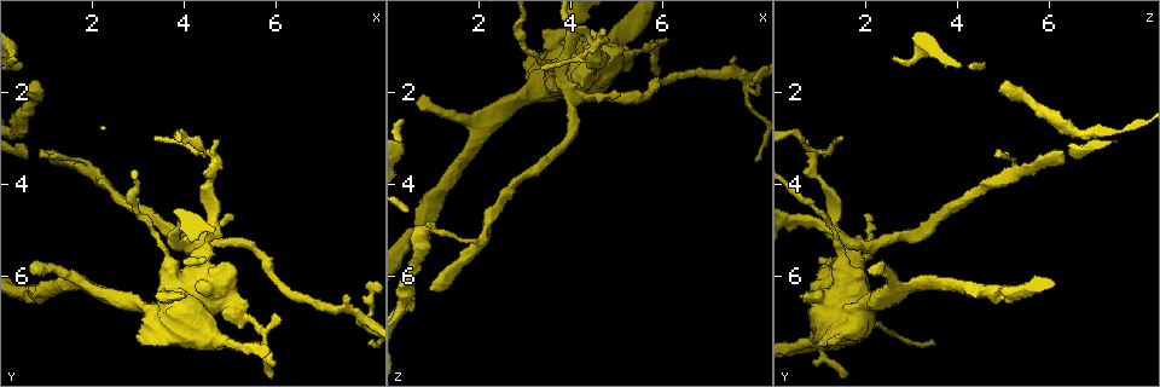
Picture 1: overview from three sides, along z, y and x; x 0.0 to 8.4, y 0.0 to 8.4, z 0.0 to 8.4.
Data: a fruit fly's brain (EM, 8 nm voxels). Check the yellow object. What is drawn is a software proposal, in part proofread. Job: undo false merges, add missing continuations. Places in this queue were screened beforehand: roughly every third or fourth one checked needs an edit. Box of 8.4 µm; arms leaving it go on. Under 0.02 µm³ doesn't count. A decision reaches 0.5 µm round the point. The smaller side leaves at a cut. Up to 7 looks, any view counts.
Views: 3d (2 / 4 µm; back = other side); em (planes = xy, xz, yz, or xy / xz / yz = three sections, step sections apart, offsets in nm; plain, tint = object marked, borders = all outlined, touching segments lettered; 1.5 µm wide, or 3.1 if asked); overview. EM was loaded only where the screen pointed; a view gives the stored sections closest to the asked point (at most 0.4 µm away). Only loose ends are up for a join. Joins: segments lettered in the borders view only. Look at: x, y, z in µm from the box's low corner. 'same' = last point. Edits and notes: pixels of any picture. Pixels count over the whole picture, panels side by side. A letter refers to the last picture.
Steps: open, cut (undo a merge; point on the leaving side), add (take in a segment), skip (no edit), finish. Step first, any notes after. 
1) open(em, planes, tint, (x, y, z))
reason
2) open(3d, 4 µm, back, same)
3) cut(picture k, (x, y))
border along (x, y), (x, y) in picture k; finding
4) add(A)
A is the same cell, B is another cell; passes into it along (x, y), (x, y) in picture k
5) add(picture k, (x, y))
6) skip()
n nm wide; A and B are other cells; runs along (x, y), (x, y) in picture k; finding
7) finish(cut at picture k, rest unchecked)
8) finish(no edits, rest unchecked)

open(em, planes, borders, (7.50, 6.35, 1.20))

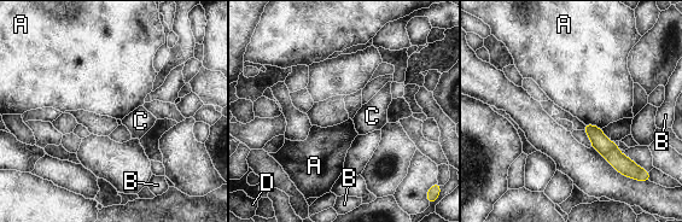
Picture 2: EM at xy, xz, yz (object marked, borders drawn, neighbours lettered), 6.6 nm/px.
skip()
A touches over 130 nm; A, B, C and D are other cells; border along (583, 122), (589, 122), (601, 128) in picture 2; no lettered segment goes on from it

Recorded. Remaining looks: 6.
open(em, yz, step 8, borders, (4.50, 5.65, 0.95))
branch stops here

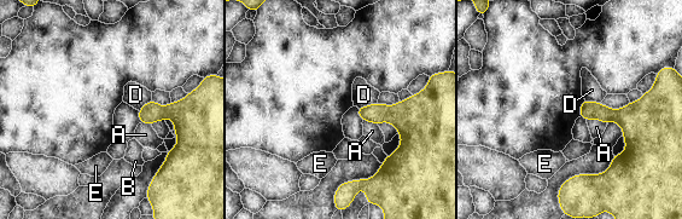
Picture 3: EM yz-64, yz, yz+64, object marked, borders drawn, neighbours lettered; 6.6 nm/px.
open(em, planes, borders, same)

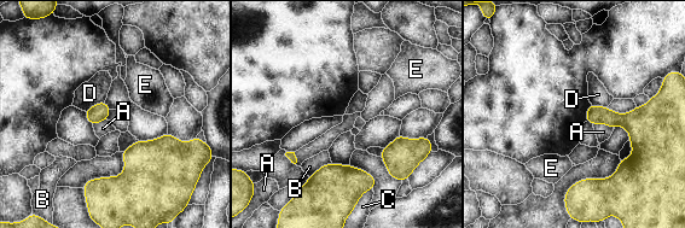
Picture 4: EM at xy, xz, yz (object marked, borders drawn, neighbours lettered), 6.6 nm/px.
skip()
A, B, C, D and E are other cells; border along (593, 124), (602, 123), (613, 128) in picture 4; none of them fits

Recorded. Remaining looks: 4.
open(em, xz, step 4, borders, (0.70, 6.00, 2.15))
branch stops here

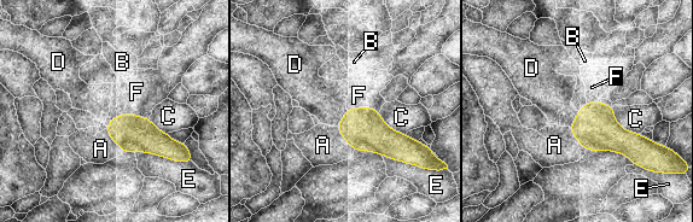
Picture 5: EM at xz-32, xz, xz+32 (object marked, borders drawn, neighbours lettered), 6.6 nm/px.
add(D)
D is the same cell, A, B, C, E and F are other cells; passes into it along (362, 128), (342, 118), (326, 99) in picture 5; the neuron continues

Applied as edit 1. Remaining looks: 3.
finish(add at picture 5, rest unchecked)

